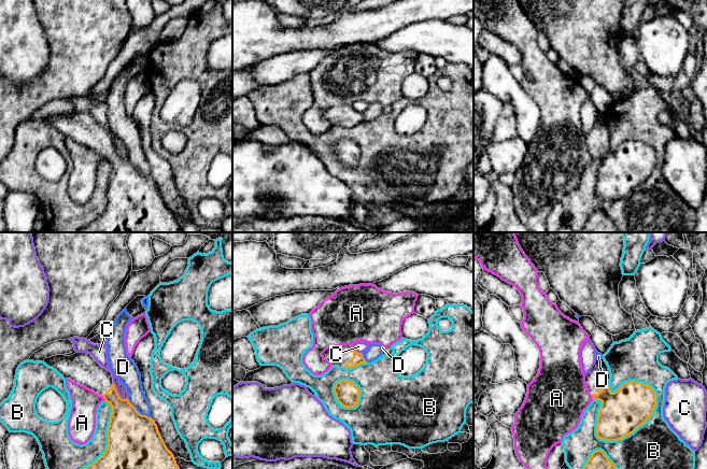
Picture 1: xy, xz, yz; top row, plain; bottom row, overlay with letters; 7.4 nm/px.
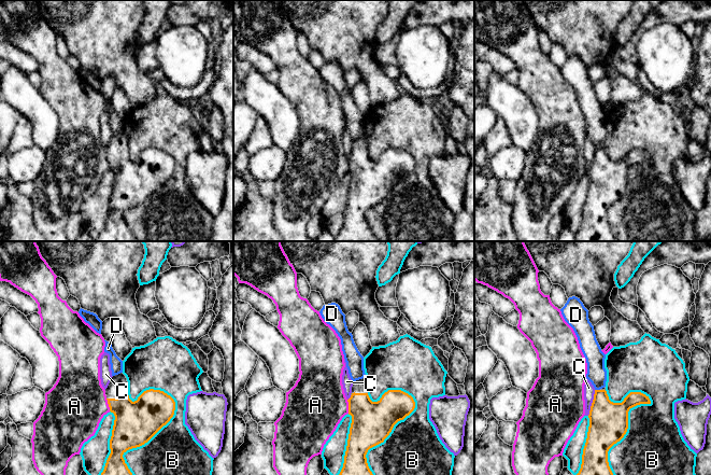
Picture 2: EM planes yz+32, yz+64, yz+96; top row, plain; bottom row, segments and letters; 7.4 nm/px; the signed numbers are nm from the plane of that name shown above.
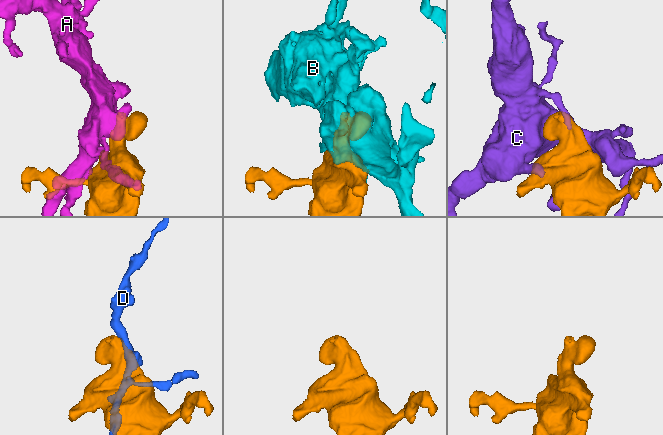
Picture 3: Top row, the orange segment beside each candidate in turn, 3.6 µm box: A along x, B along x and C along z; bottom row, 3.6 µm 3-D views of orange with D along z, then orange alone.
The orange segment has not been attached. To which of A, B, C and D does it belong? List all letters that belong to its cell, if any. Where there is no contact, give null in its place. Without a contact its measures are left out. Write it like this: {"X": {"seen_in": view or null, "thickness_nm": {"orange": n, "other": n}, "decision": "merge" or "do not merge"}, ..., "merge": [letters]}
{"A": {"seen_in": "yz", "thickness_nm": {"orange": 320, "other": 440}, "decision": "do not merge"}, "B": {"seen_in": "yz", "thickness_nm": {"orange": 320, "other": 360}, "decision": "do not merge"}, "C": {"seen_in": "xy", "thickness_nm": {"orange": 260, "other": 70}, "decision": "do not merge"}, "D": {"seen_in": "xy", "thickness_nm": {"orange": 400, "other": 140}, "decision": "do not merge"}, "merge": []}

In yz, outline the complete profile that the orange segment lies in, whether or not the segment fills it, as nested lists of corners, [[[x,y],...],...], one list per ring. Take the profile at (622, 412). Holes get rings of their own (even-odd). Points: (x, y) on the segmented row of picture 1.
[[[602,358],[599,360],[596,360],[591,371],[585,375],[585,383],[593,400],[599,400],[602,402],[597,415],[596,436],[605,441],[618,441],[626,436],[630,436],[639,426],[641,426],[647,422],[647,420],[651,416],[653,410],[655,409],[656,394],[651,386],[635,381],[625,382],[619,387],[617,392],[611,393],[609,386],[609,379],[610,379],[610,374],[609,374],[608,367],[604,361],[604,359]]]

